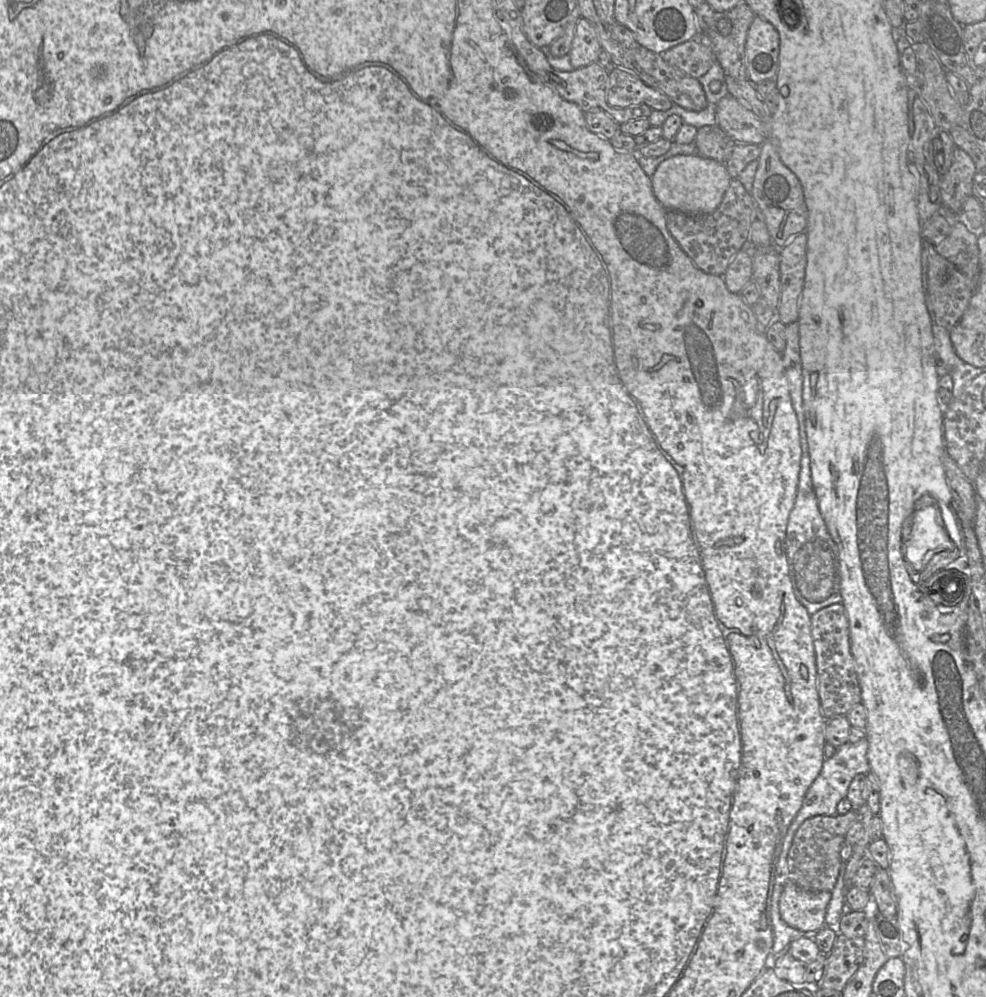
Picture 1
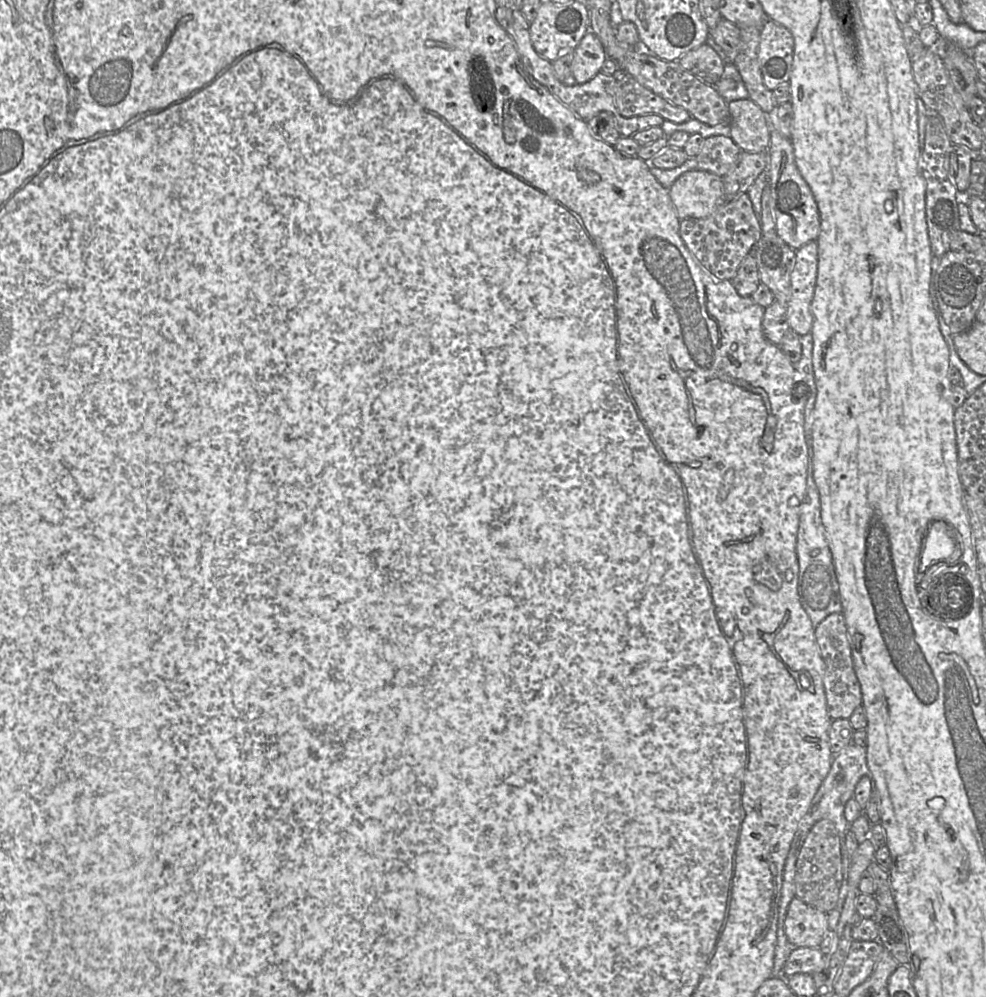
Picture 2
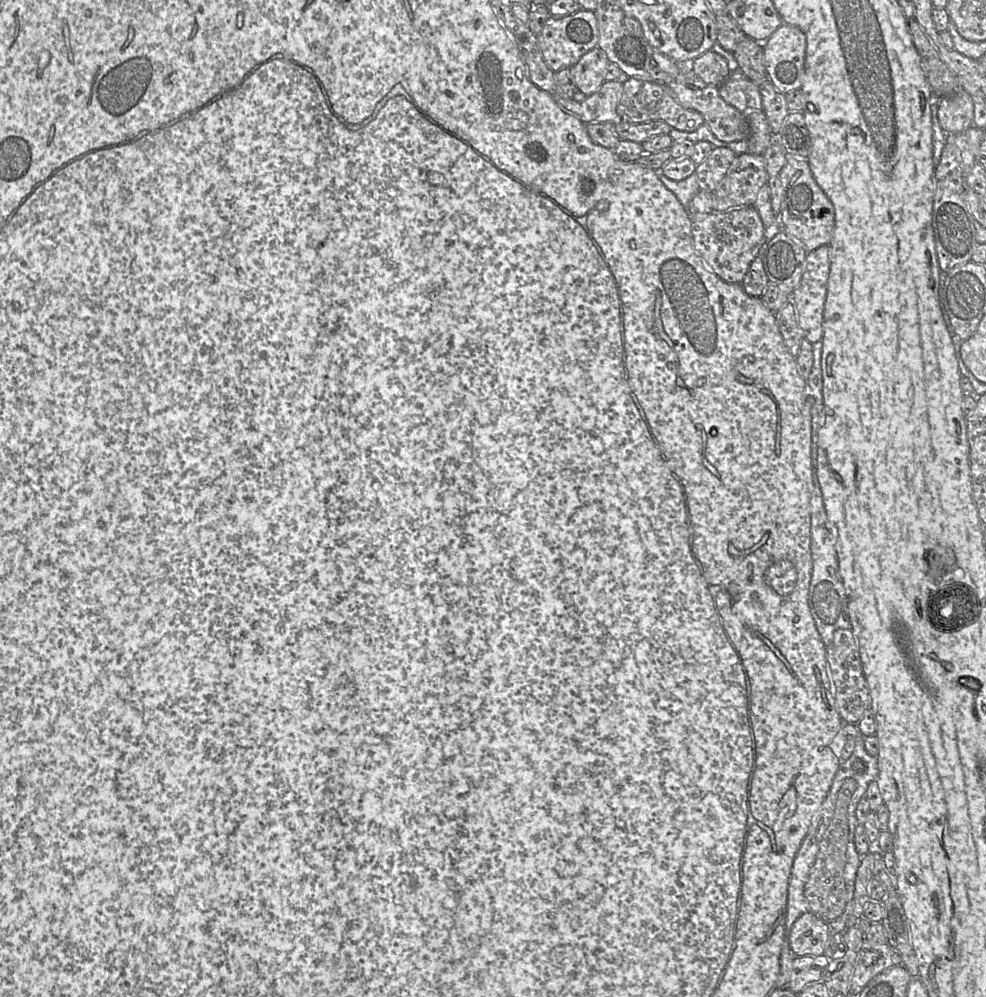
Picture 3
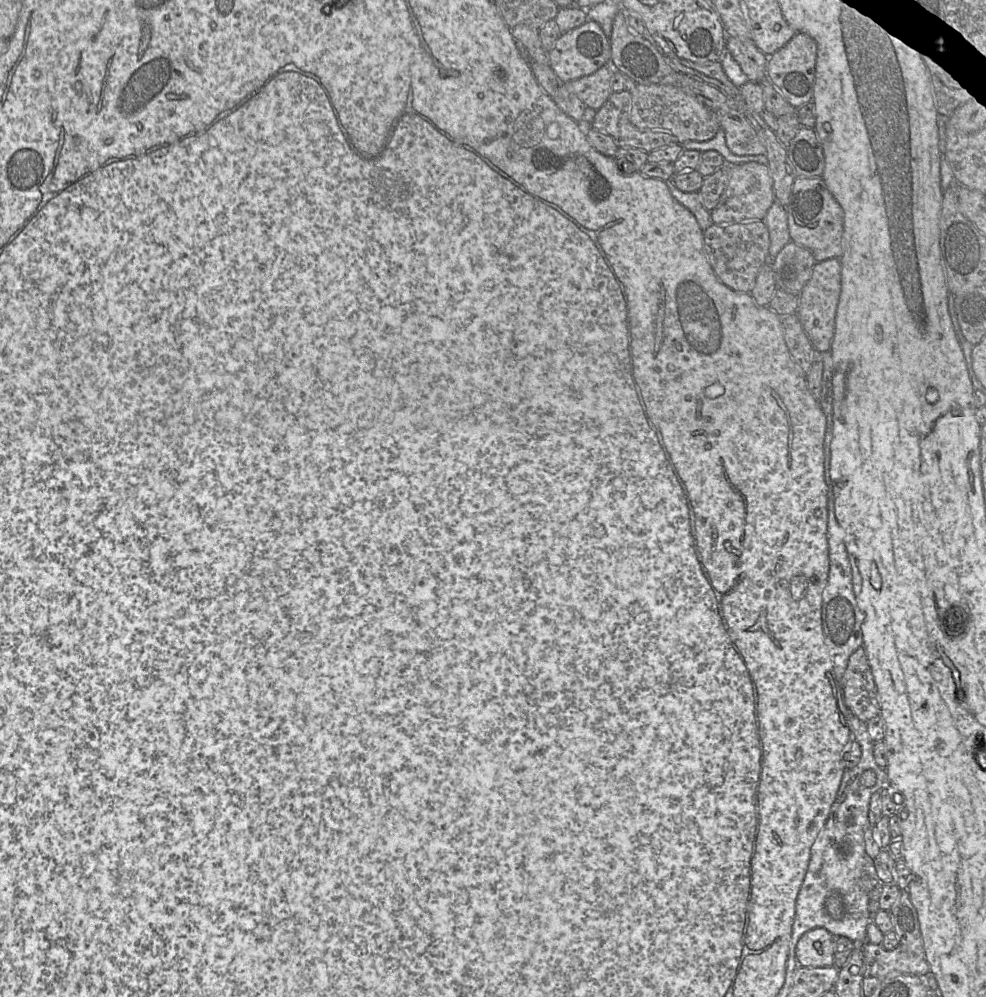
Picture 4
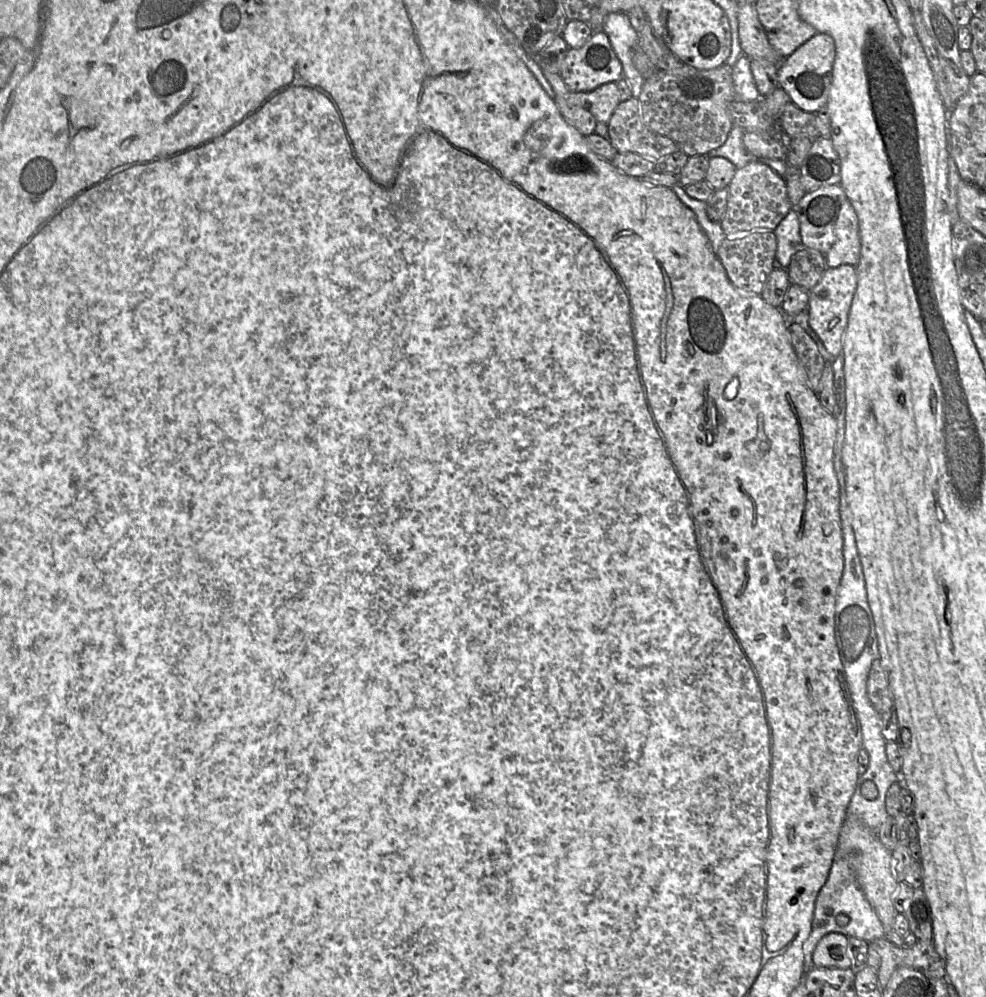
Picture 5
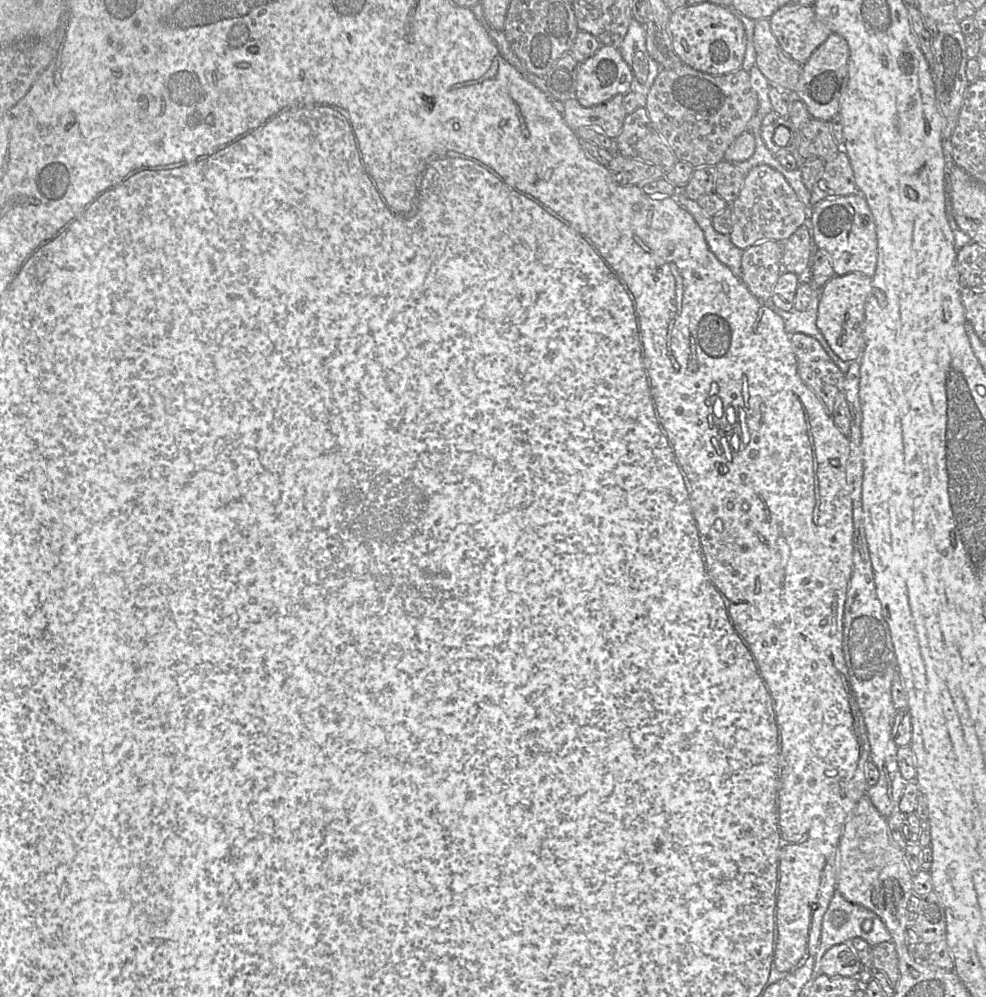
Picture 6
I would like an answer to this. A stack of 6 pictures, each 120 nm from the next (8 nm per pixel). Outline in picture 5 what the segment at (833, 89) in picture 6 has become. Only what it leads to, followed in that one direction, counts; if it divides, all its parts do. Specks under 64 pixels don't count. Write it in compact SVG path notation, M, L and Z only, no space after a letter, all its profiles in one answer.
M817 33L791 55L784 58L777 69L777 80L801 110L816 113L825 108L833 80L833 65L835 61L835 43L833 38L825 33Z

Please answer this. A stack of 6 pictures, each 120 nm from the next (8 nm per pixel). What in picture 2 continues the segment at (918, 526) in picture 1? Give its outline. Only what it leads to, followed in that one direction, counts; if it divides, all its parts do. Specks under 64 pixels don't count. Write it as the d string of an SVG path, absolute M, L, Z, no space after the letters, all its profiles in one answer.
M935 521L929 525L920 554L920 572L923 568L926 573L931 566L943 561L955 561L949 560L956 550L952 532L954 531L944 521Z

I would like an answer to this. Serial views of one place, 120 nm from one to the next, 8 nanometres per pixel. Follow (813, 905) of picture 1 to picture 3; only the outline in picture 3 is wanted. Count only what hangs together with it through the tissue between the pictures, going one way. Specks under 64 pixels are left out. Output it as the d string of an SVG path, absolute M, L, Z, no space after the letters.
M808 911L793 923L789 942L796 956L825 955L830 937L829 923Z

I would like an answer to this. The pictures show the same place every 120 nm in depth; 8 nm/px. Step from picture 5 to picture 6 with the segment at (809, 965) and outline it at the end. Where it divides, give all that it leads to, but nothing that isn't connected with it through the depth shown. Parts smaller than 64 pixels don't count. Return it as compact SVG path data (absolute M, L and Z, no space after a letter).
M838 891L831 898L828 908L823 916L821 924L820 941L815 955L815 963L812 974L812 981L820 974L821 959L825 952L834 945L850 942L851 939L860 937L873 947L882 942L891 941L891 935L881 919L871 910L852 903L843 897Z

